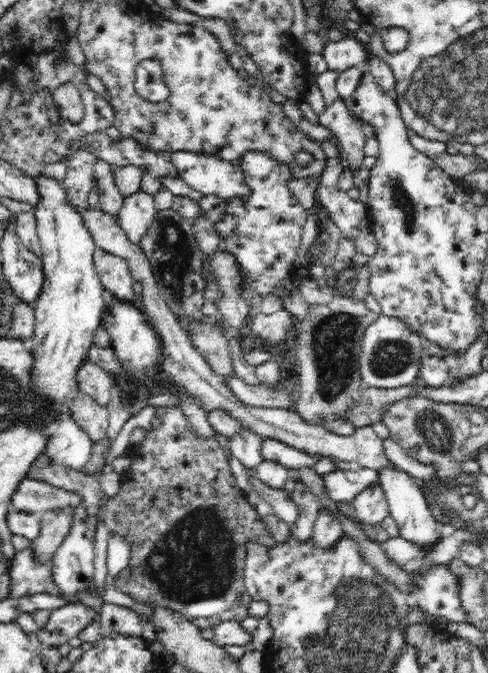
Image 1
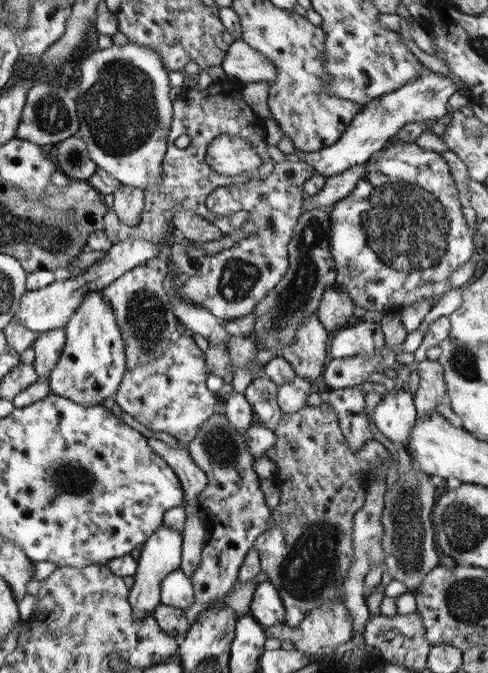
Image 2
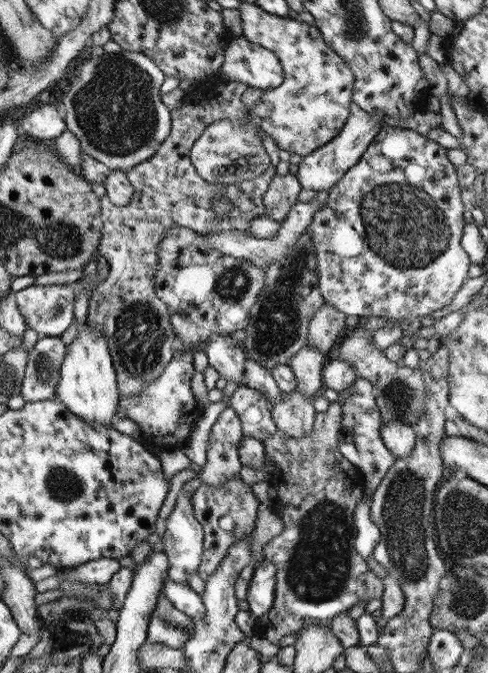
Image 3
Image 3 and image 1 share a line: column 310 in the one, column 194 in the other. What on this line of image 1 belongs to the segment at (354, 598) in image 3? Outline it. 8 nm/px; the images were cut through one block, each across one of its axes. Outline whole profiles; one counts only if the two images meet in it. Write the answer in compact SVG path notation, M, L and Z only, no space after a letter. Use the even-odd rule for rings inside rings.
M176 406L158 407L157 415L162 418L162 425L156 429L146 431L144 441L139 447L129 448L127 454L132 460L130 469L121 474L120 488L117 494L107 500L105 506L105 523L111 531L118 532L120 536L124 536L128 540L131 550L131 557L129 565L119 572L115 578L115 585L125 595L129 595L132 599L142 601L142 603L156 603L160 607L176 611L184 619L193 622L198 628L213 628L218 626L218 623L224 620L231 620L242 622L248 616L248 605L251 596L244 590L244 556L246 556L246 549L244 544L255 540L262 545L274 546L276 544L275 538L271 535L262 517L252 509L252 505L246 502L244 494L238 488L233 475L229 471L227 456L224 454L222 444L215 440L214 437L201 436L189 424L187 416Z

